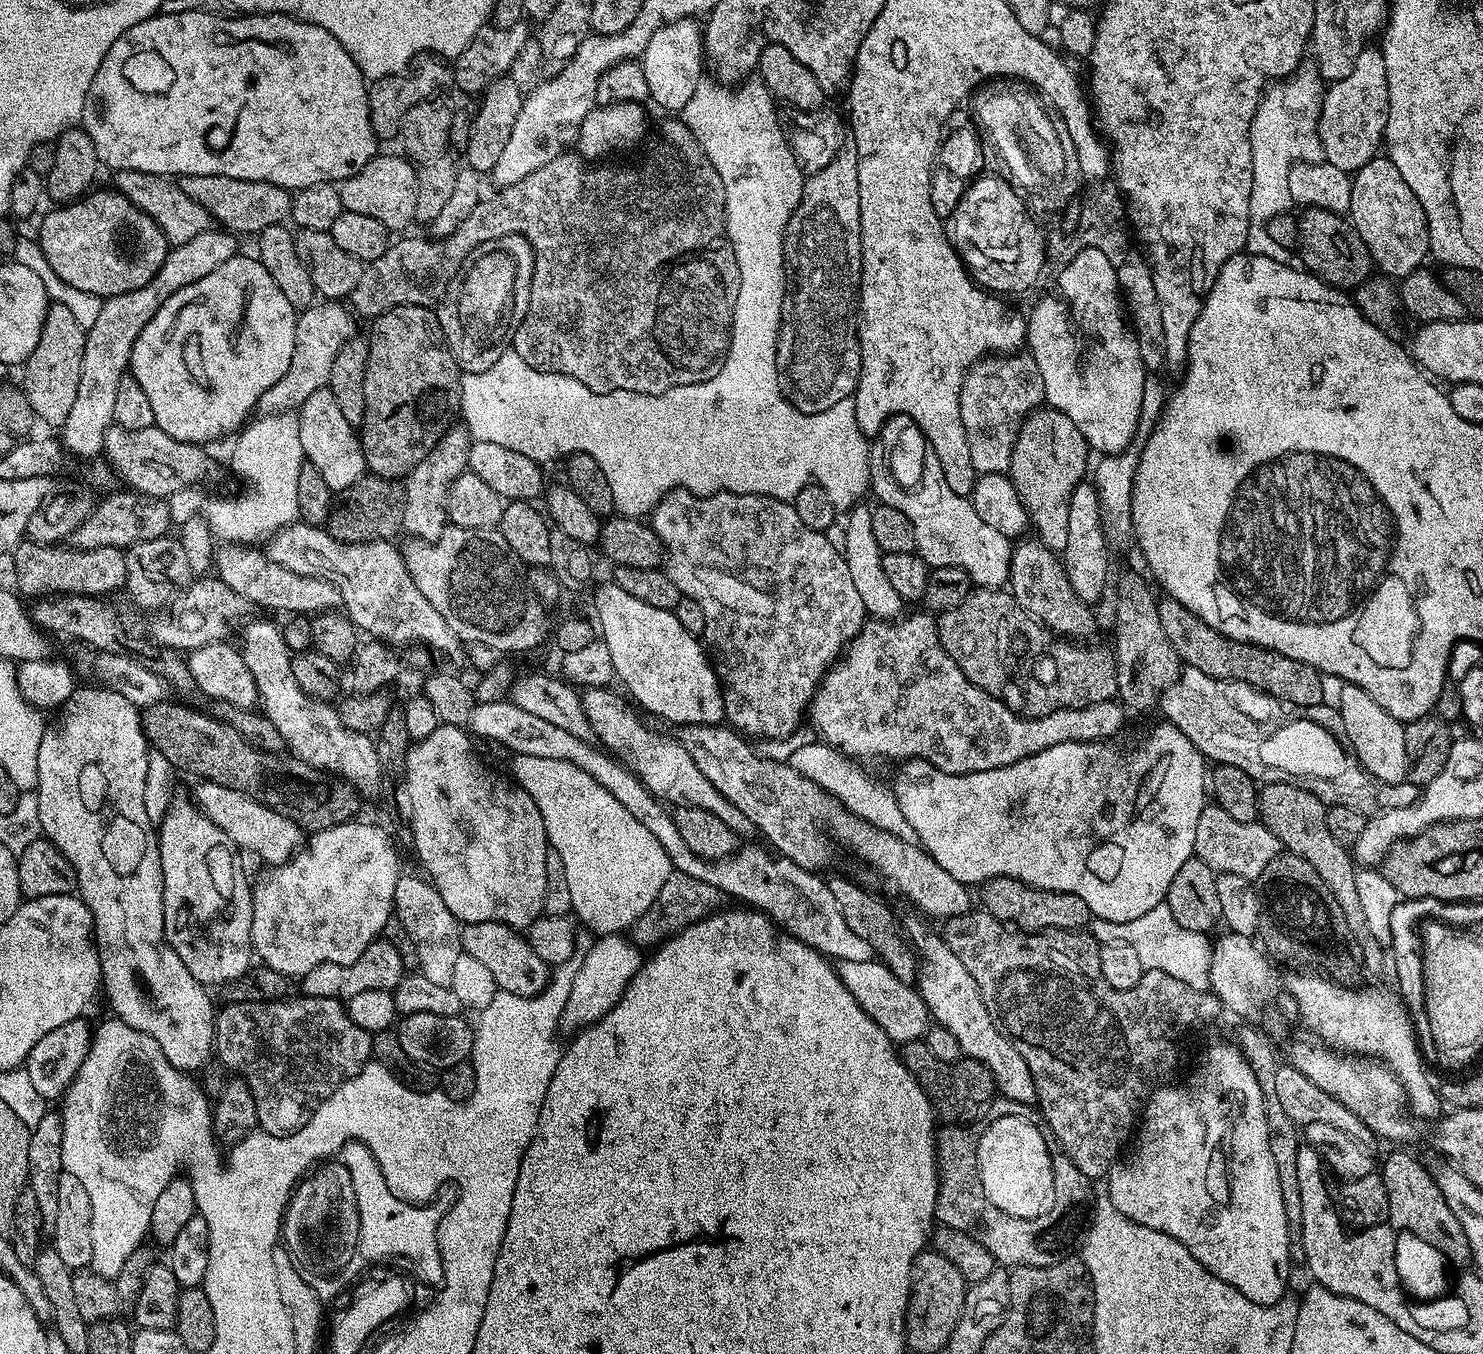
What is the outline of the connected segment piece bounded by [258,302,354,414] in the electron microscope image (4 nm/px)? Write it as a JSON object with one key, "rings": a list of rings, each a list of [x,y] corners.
{"rings":[[[316,302],[312,307],[303,309],[296,317],[294,358],[290,358],[290,370],[286,370],[286,374],[282,374],[282,378],[274,382],[266,394],[262,394],[259,411],[264,414],[291,412],[299,409],[314,390],[327,388],[334,357],[338,350],[342,350],[342,342],[354,335],[352,320],[353,313],[340,302]]]}

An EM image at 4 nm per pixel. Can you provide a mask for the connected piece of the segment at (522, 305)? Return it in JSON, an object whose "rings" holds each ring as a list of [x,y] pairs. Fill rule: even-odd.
{"rings":[[[519,234],[482,242],[461,260],[452,287],[438,305],[438,315],[448,349],[464,372],[490,370],[498,357],[505,355],[526,314],[533,272],[532,247]]]}

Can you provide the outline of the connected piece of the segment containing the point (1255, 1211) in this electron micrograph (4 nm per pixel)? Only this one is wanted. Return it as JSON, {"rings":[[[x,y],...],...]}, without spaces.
{"rings":[[[1235,1043],[1216,1044],[1205,1054],[1204,1061],[1189,1074],[1185,1084],[1171,1084],[1157,1088],[1149,1096],[1148,1103],[1144,1106],[1142,1119],[1138,1124],[1138,1131],[1127,1149],[1128,1157],[1126,1157],[1126,1152],[1123,1158],[1117,1159],[1116,1163],[1109,1168],[1106,1183],[1110,1202],[1114,1202],[1114,1206],[1118,1206],[1122,1214],[1126,1214],[1126,1218],[1142,1226],[1150,1226],[1150,1230],[1170,1234],[1170,1238],[1182,1242],[1182,1246],[1186,1246],[1190,1254],[1194,1254],[1194,1258],[1202,1262],[1202,1266],[1206,1266],[1210,1272],[1222,1278],[1222,1282],[1234,1286],[1234,1290],[1246,1294],[1250,1302],[1276,1304],[1279,1300],[1283,1300],[1289,1291],[1288,1271],[1292,1268],[1292,1248],[1288,1245],[1290,1227],[1287,1222],[1286,1208],[1283,1205],[1278,1170],[1275,1168],[1274,1155],[1270,1152],[1270,1139],[1267,1137],[1267,1110],[1264,1094],[1259,1088],[1254,1070],[1248,1065],[1247,1059]]]}

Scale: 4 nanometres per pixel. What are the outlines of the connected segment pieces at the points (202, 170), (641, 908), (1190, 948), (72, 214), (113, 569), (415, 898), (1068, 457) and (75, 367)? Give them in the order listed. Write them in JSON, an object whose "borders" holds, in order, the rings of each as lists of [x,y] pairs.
{"borders":[[[[160,12],[148,20],[130,26],[110,46],[94,74],[94,82],[86,94],[86,106],[82,127],[90,142],[94,142],[97,161],[108,170],[121,172],[149,172],[155,176],[179,178],[182,176],[225,176],[270,182],[289,190],[314,186],[318,182],[339,182],[350,178],[366,162],[377,155],[378,137],[370,122],[368,105],[369,85],[360,73],[360,67],[346,54],[342,42],[322,30],[322,26],[298,20],[295,16],[283,14],[235,14],[232,16],[214,13],[188,12],[168,14]]],[[[534,754],[513,755],[511,759],[511,779],[524,788],[530,798],[534,798],[546,826],[549,845],[558,850],[558,858],[562,858],[575,919],[596,932],[597,937],[631,929],[637,918],[646,914],[654,898],[658,898],[658,890],[662,890],[666,878],[674,870],[662,842],[658,842],[658,838],[585,768],[574,766],[574,762],[566,762],[562,758],[538,758]]],[[[1167,903],[1154,906],[1154,910],[1142,914],[1142,918],[1122,922],[1117,925],[1116,930],[1124,942],[1134,946],[1138,958],[1142,958],[1142,966],[1145,970],[1150,968],[1162,970],[1178,978],[1178,982],[1186,982],[1186,986],[1191,988],[1204,990],[1209,987],[1208,975],[1212,961],[1213,941],[1203,932],[1186,930],[1186,926],[1180,926],[1178,918],[1170,914]]],[[[115,190],[96,191],[46,213],[38,243],[58,278],[74,286],[74,290],[107,298],[146,286],[158,274],[170,245],[154,218],[134,206],[130,198]]],[[[25,538],[12,549],[10,561],[12,560],[12,568],[16,571],[17,585],[15,584],[15,587],[25,597],[39,598],[45,594],[67,594],[69,596],[104,598],[107,597],[107,592],[121,591],[124,588],[124,583],[126,582],[126,558],[121,549],[95,548],[94,550],[86,550],[75,546],[67,546],[68,548],[56,547],[60,546],[53,546],[48,542],[37,542],[31,538]]],[[[401,874],[394,886],[394,915],[402,920],[410,937],[414,940],[420,963],[419,975],[430,978],[430,982],[438,982],[438,986],[448,986],[454,975],[454,965],[462,951],[460,947],[461,923],[446,910],[446,902],[438,894],[438,890],[423,875],[408,876]]],[[[1047,406],[1041,407],[1025,418],[1018,438],[1014,442],[1010,479],[1016,485],[1016,490],[1020,493],[1025,508],[1028,509],[1031,525],[1034,528],[1036,526],[1040,543],[1045,544],[1051,552],[1063,553],[1066,546],[1070,527],[1070,500],[1076,487],[1085,479],[1084,471],[1088,468],[1088,455],[1090,449],[1086,438],[1082,438],[1082,430],[1078,430],[1078,426],[1074,426],[1074,422],[1066,418],[1066,414]]],[[[49,303],[48,313],[42,326],[42,334],[38,338],[38,346],[30,354],[30,358],[24,361],[24,381],[22,387],[30,406],[34,410],[37,421],[48,424],[63,425],[70,414],[70,406],[74,406],[74,397],[78,394],[78,378],[82,374],[82,354],[84,353],[84,338],[86,329],[78,326],[74,319],[74,313],[68,307],[61,304]]]]}

